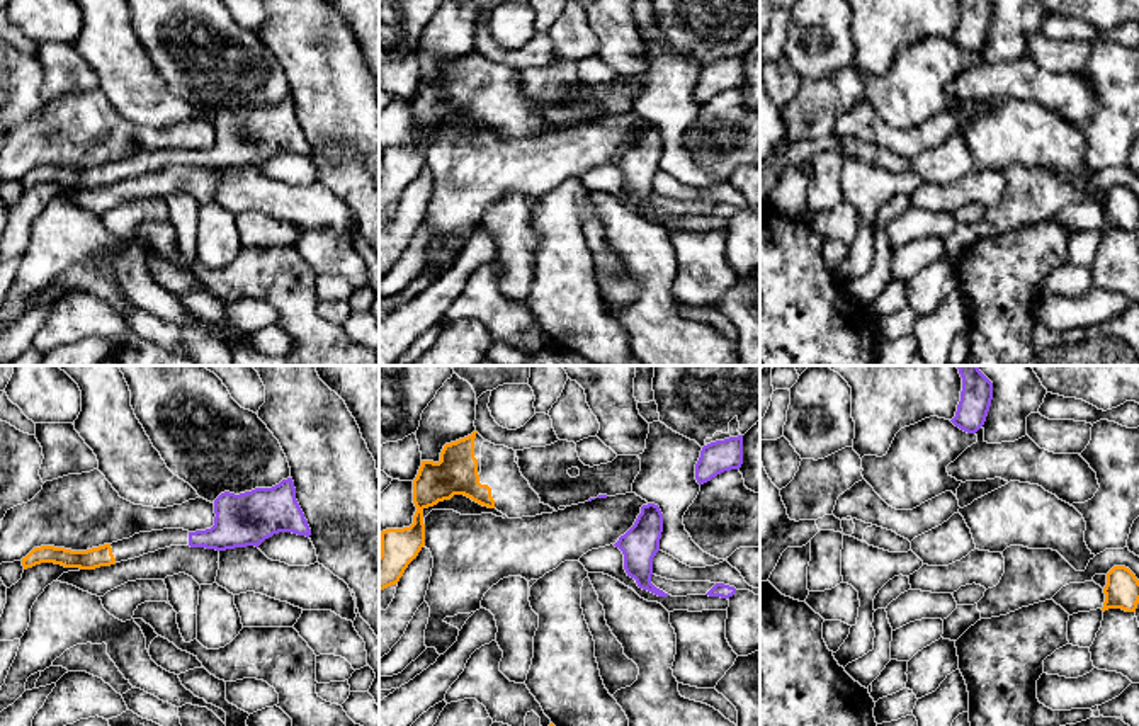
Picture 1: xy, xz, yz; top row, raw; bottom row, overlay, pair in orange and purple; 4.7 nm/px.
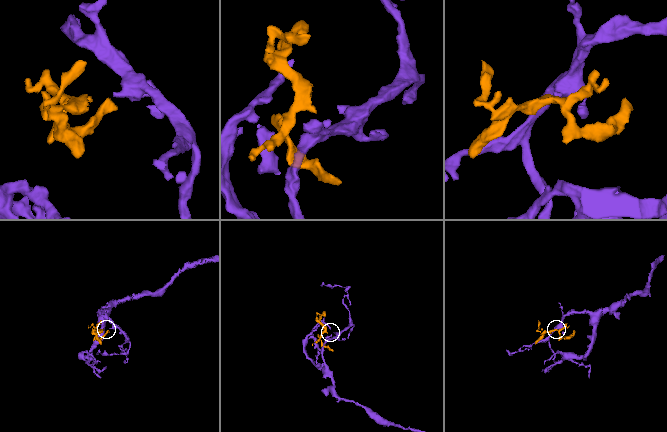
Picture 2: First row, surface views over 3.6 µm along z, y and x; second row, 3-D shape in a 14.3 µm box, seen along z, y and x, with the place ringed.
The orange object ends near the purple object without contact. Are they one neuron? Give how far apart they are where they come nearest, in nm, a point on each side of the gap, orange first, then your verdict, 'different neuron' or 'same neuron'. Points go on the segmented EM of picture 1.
360 nm | xy (114, 558), (189, 544) | same neuron

